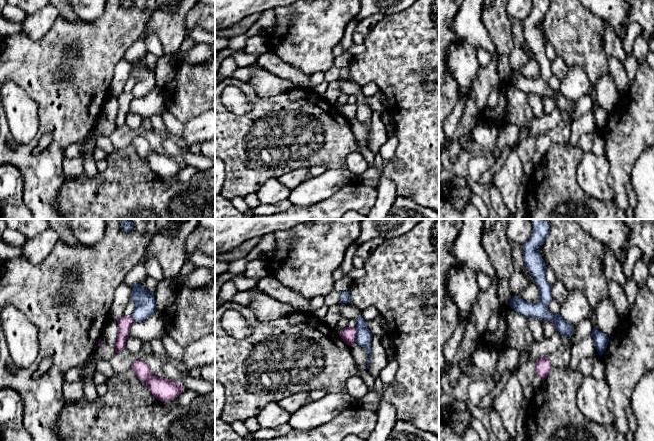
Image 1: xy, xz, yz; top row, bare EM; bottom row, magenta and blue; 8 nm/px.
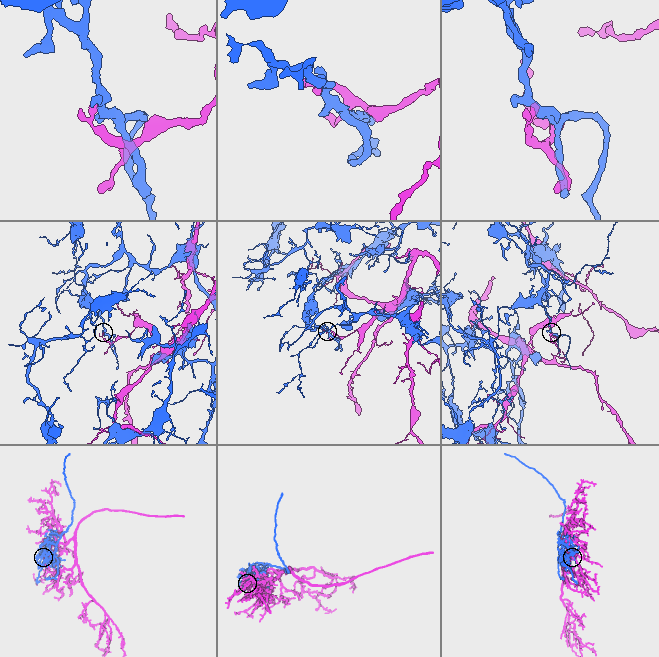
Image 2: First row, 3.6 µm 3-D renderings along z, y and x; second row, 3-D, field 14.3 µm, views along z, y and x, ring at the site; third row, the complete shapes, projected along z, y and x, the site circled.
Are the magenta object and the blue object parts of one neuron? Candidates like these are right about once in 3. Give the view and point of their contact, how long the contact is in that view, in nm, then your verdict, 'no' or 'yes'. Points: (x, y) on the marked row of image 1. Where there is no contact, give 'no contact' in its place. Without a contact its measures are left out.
xz (356, 334) | 100 nm | no

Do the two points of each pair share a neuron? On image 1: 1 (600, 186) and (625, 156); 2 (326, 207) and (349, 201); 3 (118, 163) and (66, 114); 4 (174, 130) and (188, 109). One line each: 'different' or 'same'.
1: different
2: same
3: different
4: different

